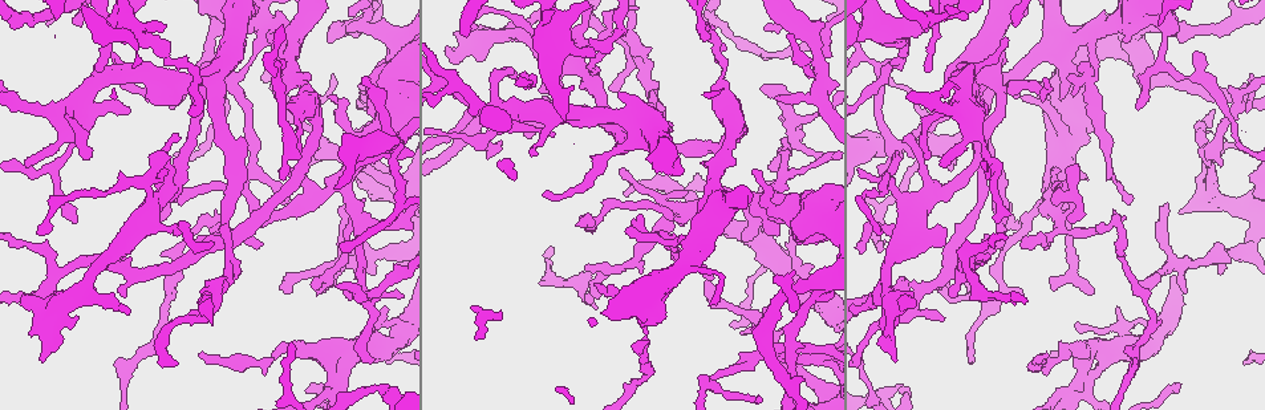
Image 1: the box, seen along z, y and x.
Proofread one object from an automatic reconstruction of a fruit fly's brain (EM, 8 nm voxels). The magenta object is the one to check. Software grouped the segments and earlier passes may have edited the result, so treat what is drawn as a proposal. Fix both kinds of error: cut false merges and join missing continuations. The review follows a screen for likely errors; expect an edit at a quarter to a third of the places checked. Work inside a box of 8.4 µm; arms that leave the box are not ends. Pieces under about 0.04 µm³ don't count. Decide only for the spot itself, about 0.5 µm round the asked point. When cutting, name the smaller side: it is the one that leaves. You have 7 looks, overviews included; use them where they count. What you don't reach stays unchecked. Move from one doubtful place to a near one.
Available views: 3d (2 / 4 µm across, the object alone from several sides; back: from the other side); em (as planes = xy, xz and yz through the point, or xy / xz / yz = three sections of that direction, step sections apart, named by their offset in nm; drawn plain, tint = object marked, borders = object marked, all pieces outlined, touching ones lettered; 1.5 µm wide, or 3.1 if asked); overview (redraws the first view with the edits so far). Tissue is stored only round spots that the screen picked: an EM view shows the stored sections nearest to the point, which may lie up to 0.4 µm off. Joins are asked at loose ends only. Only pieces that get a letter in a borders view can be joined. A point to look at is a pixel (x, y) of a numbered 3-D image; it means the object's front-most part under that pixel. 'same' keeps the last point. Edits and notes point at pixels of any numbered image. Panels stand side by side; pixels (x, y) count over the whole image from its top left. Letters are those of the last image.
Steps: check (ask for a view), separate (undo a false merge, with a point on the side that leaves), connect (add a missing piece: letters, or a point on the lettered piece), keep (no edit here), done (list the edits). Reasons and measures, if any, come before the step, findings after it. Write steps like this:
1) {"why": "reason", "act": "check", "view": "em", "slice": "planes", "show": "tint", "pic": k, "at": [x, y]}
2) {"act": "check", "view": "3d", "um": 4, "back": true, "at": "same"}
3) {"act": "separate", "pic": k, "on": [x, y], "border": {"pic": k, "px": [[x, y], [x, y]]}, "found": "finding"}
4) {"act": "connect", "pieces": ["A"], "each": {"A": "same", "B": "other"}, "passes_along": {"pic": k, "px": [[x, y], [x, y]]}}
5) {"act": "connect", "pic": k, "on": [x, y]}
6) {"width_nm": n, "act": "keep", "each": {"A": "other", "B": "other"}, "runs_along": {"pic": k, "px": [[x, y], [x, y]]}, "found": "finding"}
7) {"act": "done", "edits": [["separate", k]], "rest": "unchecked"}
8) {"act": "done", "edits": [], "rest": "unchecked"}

{"why": "free end", "act": "check", "view": "3d", "um": 2, "pic": 1, "at": [72, 221]}

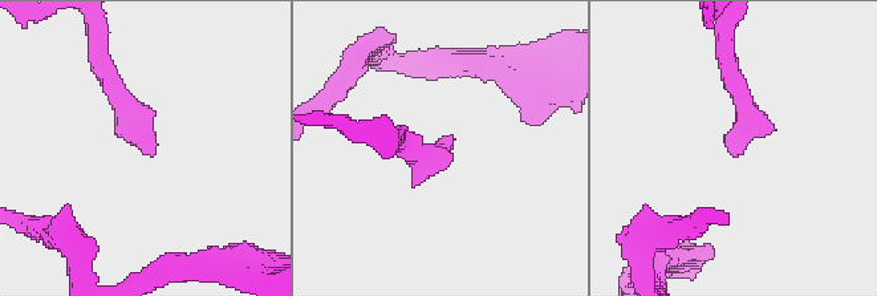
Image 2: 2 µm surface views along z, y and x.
{"why": "shape alone is not enough", "act": "check", "view": "em", "slice": "yz", "step": 4, "show": "borders", "pic": 2, "at": [732, 155]}

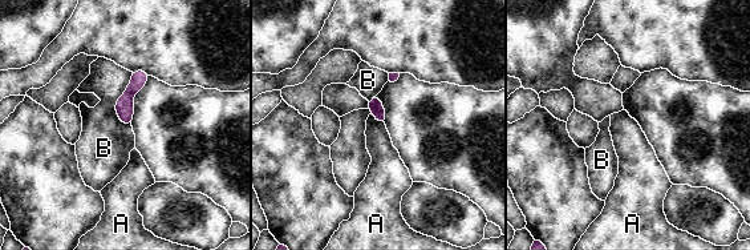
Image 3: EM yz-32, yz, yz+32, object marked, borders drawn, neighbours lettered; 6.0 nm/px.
{"act": "check", "view": "em", "slice": "xz", "step": 4, "show": "borders", "at": "same"}

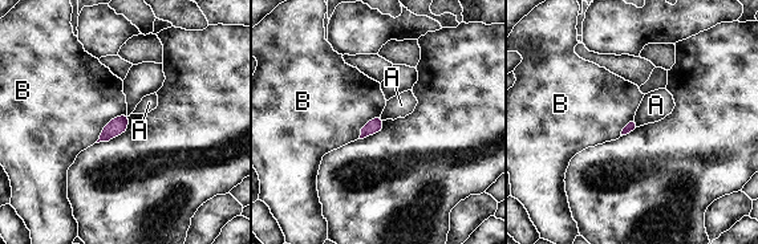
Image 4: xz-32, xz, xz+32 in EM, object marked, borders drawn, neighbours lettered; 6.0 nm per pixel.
{"act": "keep", "each": {"A": "other", "B": "other"}, "border": {"pic": 4, "px": [[126, 113], [112, 118], [94, 142]]}, "found": "no lettered piece goes on from it"}

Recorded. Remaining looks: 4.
{"why": "an open end", "act": "check", "view": "em", "slice": "xz", "step": 8, "show": "borders", "pic": 1, "at": [742, 334]}

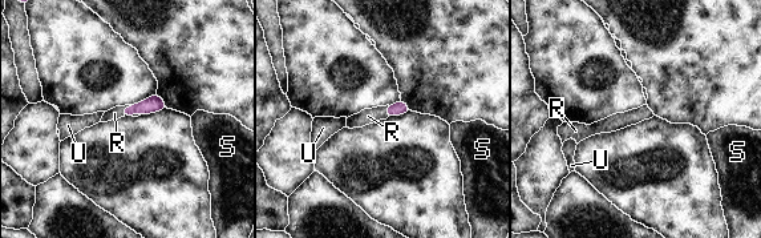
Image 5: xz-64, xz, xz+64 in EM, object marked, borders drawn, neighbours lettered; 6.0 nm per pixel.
{"why": "cut it another way", "act": "check", "view": "em", "slice": "planes", "show": "borders", "at": "same"}

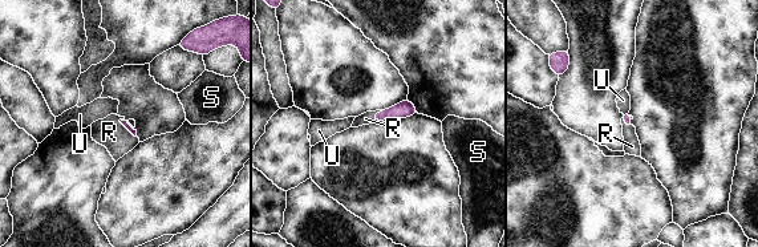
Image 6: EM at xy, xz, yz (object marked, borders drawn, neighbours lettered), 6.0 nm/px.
{"longest_contact_nm": ["R", 90], "act": "connect", "pieces": ["R"], "each": {"R": "same", "S": "other", "U": "other"}, "passes_along": {"pic": 6, "px": [[405, 109], [375, 113], [365, 118]]}, "found": "it goes on there"}

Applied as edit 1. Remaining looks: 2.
{"act": "done", "edits": [["connect", 6]], "rest": "unchecked"}

